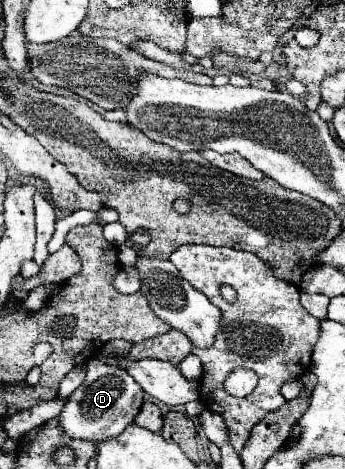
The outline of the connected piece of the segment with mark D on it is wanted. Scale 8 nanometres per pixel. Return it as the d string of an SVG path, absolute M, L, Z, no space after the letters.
M90 360L86 380L66 400L62 412L58 414L58 422L64 434L68 434L70 438L94 442L94 446L98 448L102 442L122 434L122 430L134 422L144 402L142 396L144 396L144 390L126 370L118 366L108 366L98 360Z

